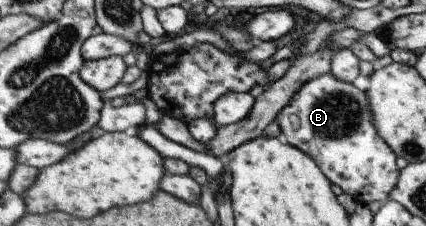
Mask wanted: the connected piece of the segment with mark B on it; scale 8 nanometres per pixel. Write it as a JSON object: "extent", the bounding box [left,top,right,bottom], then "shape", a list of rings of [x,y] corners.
{"extent":[275,73,397,205],"shape":[[[329,73],[315,76],[297,88],[297,92],[277,114],[275,122],[282,141],[309,156],[329,183],[337,185],[356,203],[368,205],[369,202],[376,201],[383,204],[388,199],[389,190],[392,190],[397,182],[396,157],[393,150],[389,150],[389,146],[386,146],[373,130],[369,106],[365,104],[365,92],[357,90],[351,83],[333,78]]]}

